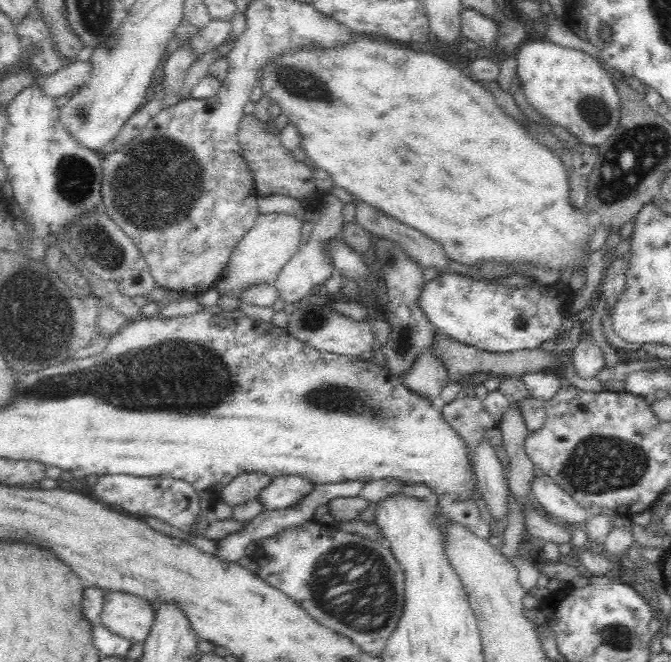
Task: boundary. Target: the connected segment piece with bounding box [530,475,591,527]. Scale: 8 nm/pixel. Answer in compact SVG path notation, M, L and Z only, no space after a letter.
M536 475L530 482L532 493L536 501L544 507L544 510L567 523L585 527L591 515L586 508L569 496L560 486L547 475Z

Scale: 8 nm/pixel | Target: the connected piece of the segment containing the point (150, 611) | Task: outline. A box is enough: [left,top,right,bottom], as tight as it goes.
[99,591,155,642]

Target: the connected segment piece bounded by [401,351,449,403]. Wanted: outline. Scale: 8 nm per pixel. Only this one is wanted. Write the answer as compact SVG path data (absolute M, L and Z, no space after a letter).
M427 351L418 356L413 368L401 380L411 392L436 403L442 388L449 384L449 375L441 358Z

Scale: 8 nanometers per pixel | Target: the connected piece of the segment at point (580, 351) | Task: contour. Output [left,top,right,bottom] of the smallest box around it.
[573,333,606,379]

